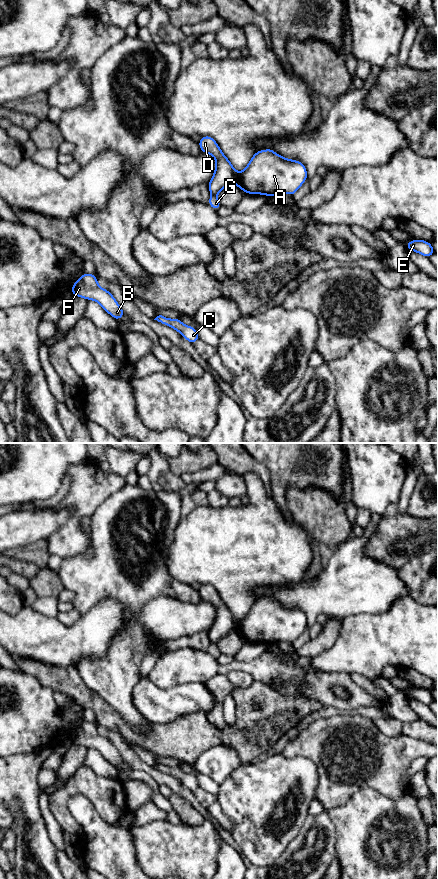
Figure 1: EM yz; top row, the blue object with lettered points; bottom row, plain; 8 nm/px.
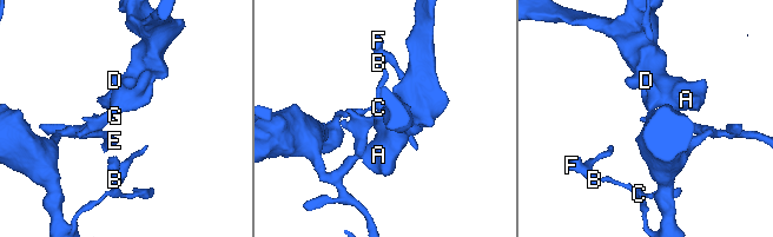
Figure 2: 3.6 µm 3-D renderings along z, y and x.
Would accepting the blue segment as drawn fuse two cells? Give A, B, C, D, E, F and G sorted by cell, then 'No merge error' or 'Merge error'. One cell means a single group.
Groups: A D / B C E F G. Merge error

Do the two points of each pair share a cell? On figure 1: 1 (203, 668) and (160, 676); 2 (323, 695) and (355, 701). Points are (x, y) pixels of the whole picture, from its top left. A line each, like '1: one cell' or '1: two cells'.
1: one cell
2: one cell

